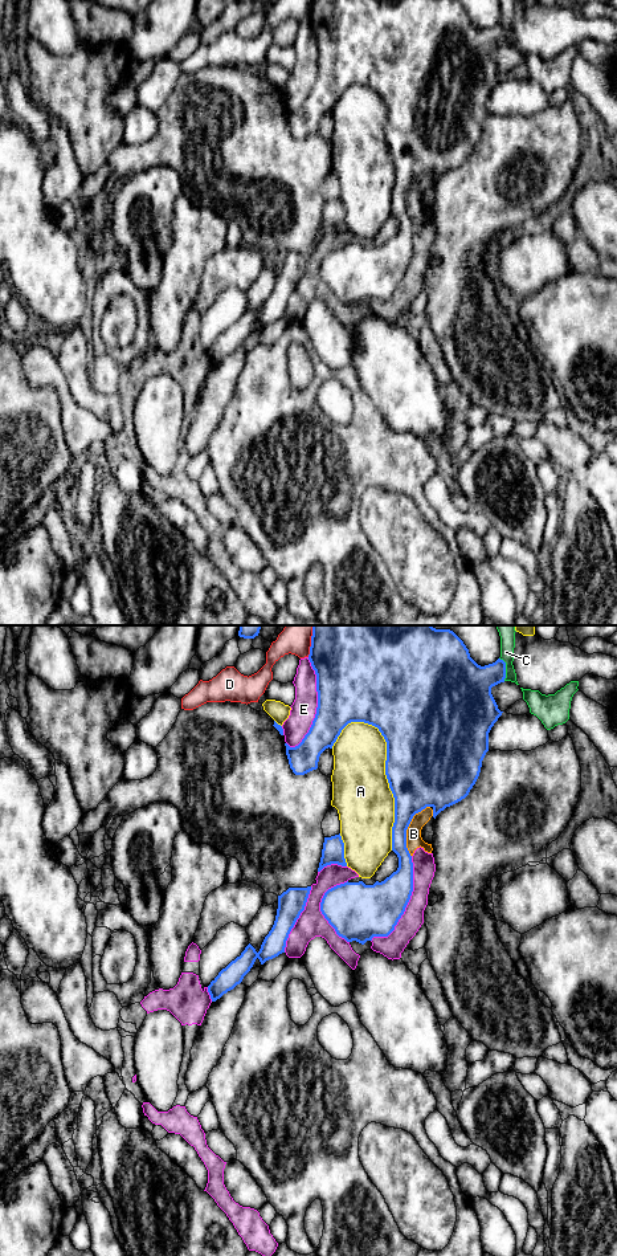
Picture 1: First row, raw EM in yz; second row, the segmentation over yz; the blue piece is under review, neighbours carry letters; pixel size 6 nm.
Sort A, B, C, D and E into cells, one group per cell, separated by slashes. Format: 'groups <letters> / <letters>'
groups A / B E / C / D

